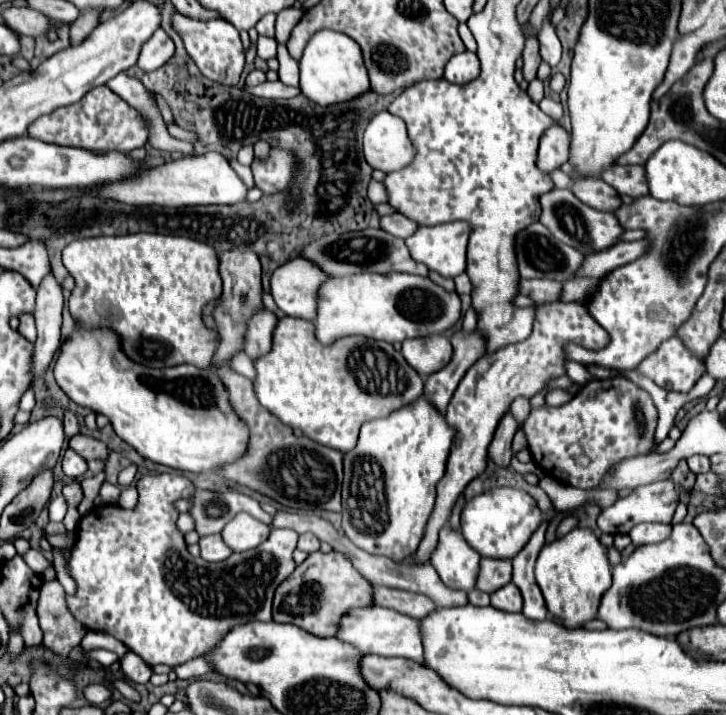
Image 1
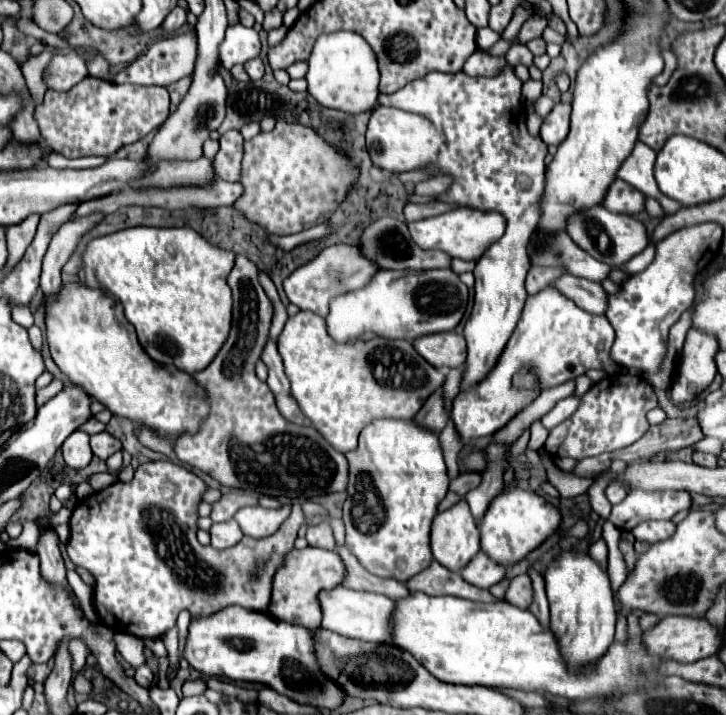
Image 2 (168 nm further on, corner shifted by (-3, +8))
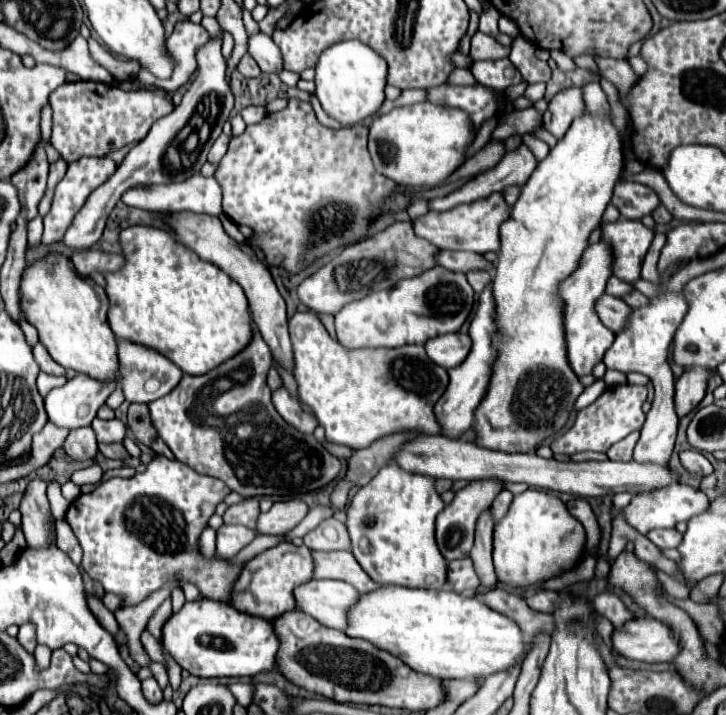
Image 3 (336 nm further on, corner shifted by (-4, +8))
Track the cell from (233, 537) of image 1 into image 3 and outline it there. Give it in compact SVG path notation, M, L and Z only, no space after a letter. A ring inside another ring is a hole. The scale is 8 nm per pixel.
M295 498L287 502L275 502L269 512L259 516L257 528L261 534L287 534L291 532L309 512L309 506Z

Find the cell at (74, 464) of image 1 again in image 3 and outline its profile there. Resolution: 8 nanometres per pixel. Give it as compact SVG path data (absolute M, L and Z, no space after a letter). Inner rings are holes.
M85 426L85 428L71 430L71 434L67 436L63 448L65 448L65 454L71 460L95 458L95 454L97 454L97 440L95 440L93 428L91 426Z

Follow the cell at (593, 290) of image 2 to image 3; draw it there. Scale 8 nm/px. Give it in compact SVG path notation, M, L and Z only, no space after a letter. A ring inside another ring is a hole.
M603 294L597 302L597 314L601 322L617 334L619 330L623 330L623 322L627 322L627 314L631 314L631 308L623 300Z

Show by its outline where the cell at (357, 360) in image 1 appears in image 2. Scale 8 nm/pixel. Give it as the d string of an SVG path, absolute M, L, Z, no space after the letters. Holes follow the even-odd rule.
M300 310L296 316L288 318L284 330L277 340L279 354L284 360L284 372L290 380L290 394L298 402L302 414L310 418L312 426L338 450L348 452L358 446L358 434L374 418L414 418L422 408L426 398L442 386L446 376L430 366L408 340L352 340L352 342L334 342L328 332L324 318L314 312Z

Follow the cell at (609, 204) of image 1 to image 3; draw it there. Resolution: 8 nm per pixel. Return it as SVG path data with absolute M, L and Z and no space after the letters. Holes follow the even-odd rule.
M619 182L611 202L619 208L621 216L629 220L641 220L661 204L659 196L651 188L637 182Z

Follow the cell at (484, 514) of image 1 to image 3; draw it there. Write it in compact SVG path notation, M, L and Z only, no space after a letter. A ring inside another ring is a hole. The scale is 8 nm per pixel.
M525 490L523 494L513 498L509 512L495 526L495 534L493 534L495 574L497 574L497 580L505 586L525 588L525 586L531 586L535 582L543 582L543 580L549 580L553 576L561 576L563 572L571 570L577 564L583 548L585 548L585 530L583 530L581 522L575 520L567 512L565 504L549 492Z

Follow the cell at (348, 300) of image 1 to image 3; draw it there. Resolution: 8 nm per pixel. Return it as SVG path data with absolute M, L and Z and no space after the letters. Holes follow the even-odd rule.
M431 268L417 278L401 280L393 290L367 294L351 302L335 314L337 340L341 346L353 348L395 348L405 344L425 344L429 338L457 332L467 320L475 302L475 292L465 274L447 268Z

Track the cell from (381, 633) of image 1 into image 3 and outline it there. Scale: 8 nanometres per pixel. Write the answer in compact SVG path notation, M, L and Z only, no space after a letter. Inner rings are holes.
M311 580L295 588L299 610L315 618L319 624L335 630L345 630L347 608L359 598L359 592L339 580Z

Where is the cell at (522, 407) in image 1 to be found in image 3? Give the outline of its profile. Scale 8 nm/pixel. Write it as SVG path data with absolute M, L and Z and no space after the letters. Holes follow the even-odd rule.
M501 492L501 494L495 498L495 502L493 502L493 506L491 506L491 518L493 518L495 524L507 514L511 500L513 500L513 494L511 494L511 492Z

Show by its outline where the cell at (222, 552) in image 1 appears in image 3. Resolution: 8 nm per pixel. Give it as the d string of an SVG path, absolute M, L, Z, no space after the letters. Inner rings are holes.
M223 524L217 530L217 554L221 558L233 558L239 550L243 550L251 540L255 538L255 532L247 526L227 526Z

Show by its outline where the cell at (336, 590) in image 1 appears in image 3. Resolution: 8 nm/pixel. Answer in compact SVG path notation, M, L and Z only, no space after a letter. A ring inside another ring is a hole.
M281 542L275 548L269 548L249 562L245 562L241 576L235 580L235 592L229 598L229 604L245 614L255 614L259 618L275 620L277 616L295 608L293 590L313 578L313 558L307 546L295 546L291 542Z

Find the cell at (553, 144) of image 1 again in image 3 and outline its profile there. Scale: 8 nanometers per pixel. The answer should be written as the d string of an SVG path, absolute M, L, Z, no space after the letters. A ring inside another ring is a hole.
M571 86L567 90L561 90L551 102L543 116L543 126L555 136L563 138L569 130L571 122L579 118L579 114L585 114L585 100L583 90L577 86Z

